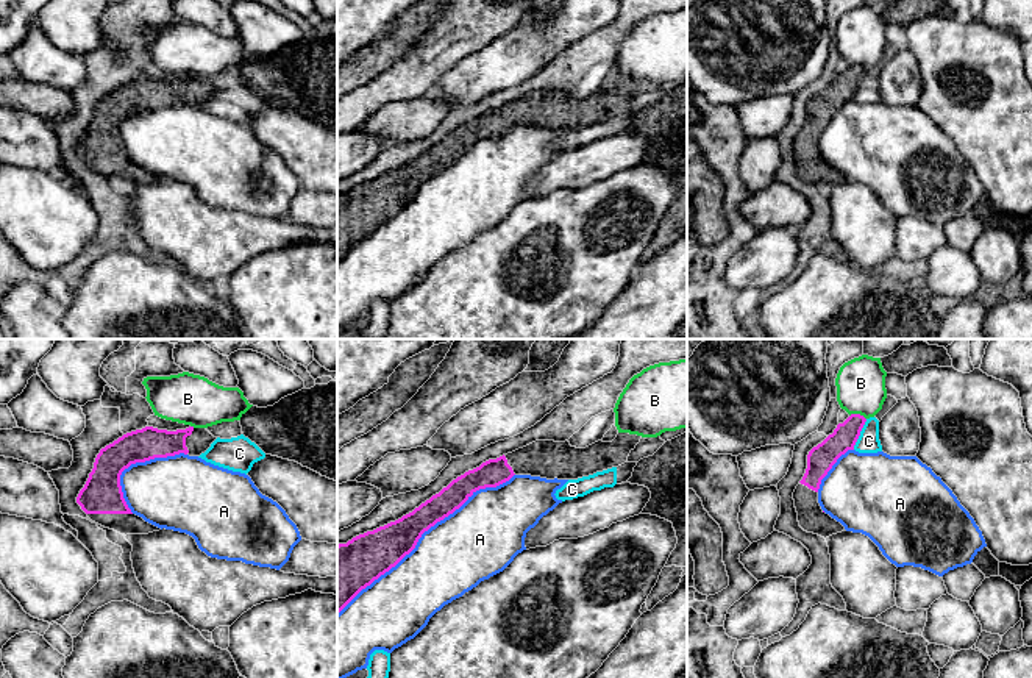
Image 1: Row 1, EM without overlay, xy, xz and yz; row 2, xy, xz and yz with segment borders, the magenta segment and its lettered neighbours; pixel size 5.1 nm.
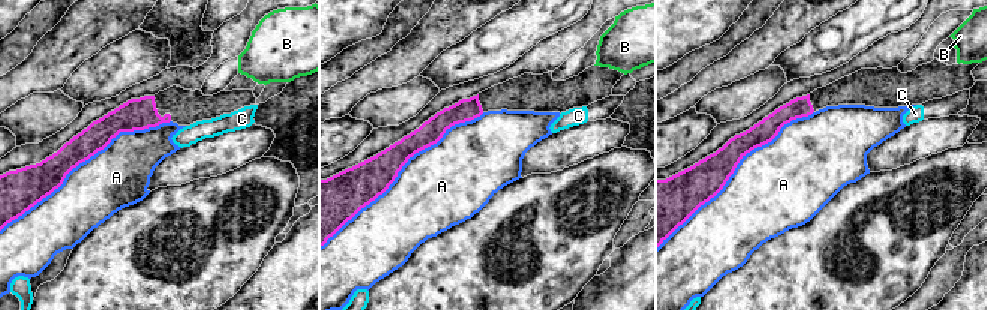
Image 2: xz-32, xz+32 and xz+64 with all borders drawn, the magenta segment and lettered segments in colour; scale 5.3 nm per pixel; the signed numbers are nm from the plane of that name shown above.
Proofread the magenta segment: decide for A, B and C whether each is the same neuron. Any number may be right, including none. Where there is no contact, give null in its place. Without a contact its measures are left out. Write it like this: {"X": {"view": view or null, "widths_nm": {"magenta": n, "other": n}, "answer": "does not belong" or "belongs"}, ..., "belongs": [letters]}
{"A": {"view": "xz", "widths_nm": {"magenta": 220, "other": 380}, "answer": "does not belong"}, "B": {"view": "yz", "widths_nm": {"magenta": 130, "other": 260}, "answer": "does not belong"}, "C": {"view": "yz", "widths_nm": {"magenta": 140, "other": 110}, "answer": "does not belong"}, "belongs": []}

